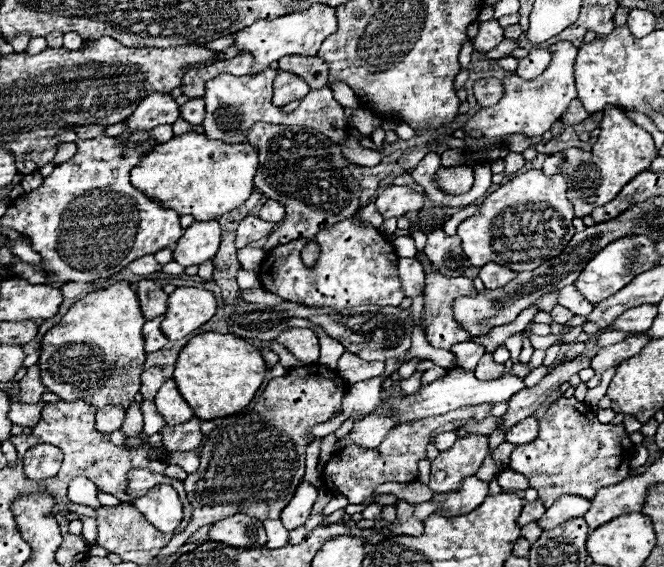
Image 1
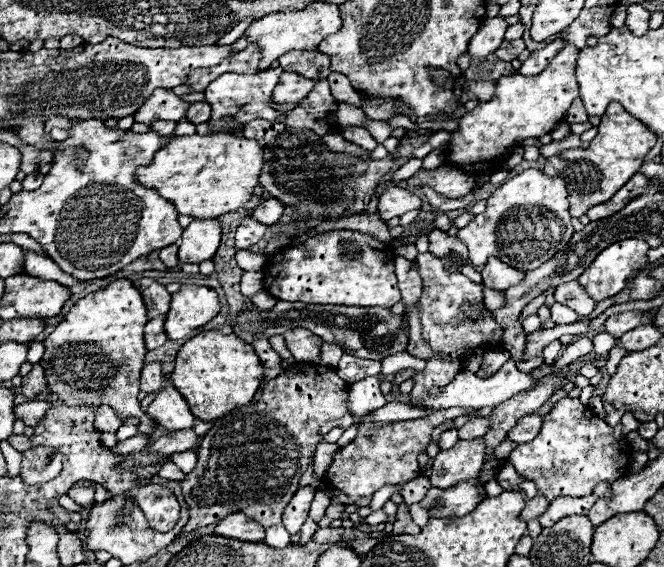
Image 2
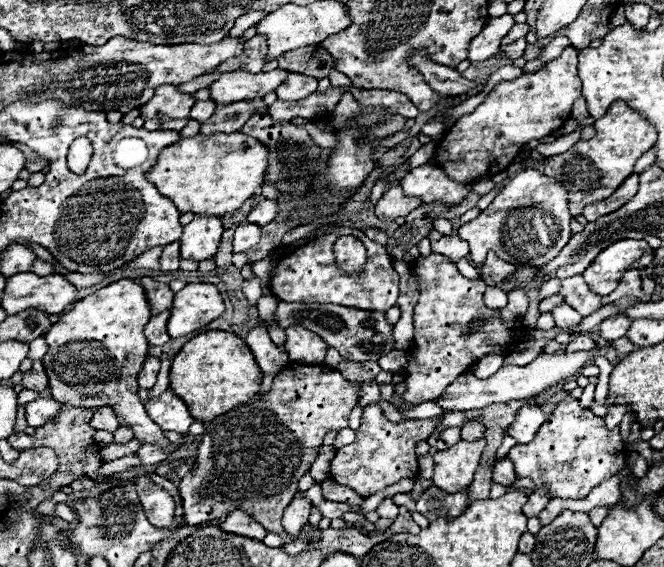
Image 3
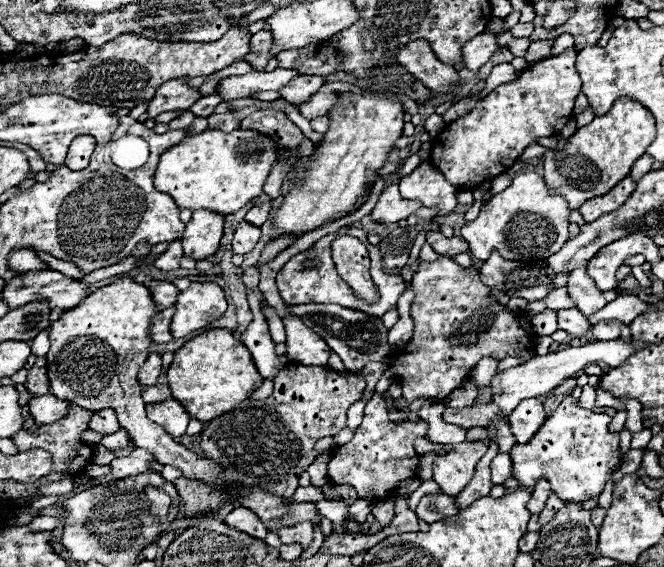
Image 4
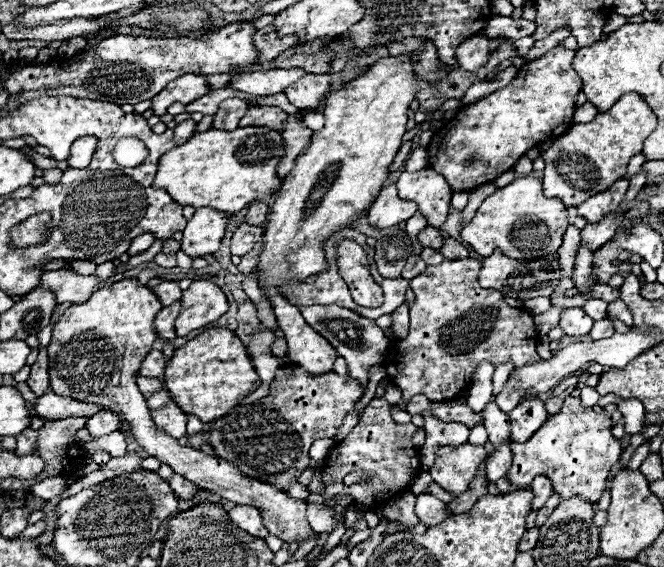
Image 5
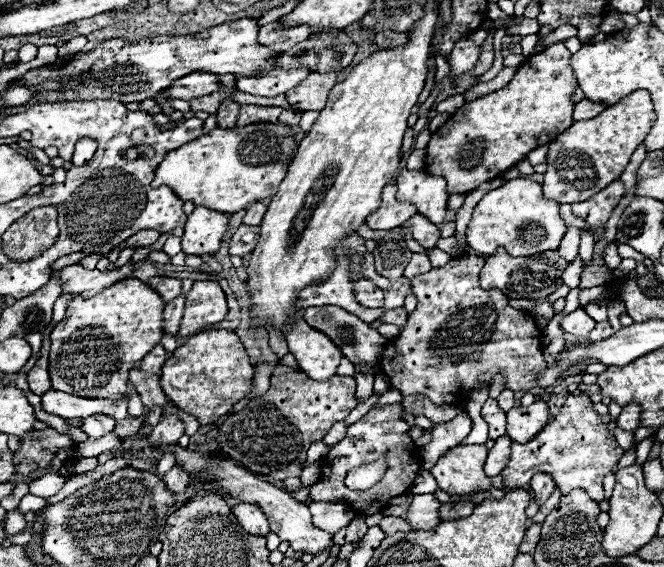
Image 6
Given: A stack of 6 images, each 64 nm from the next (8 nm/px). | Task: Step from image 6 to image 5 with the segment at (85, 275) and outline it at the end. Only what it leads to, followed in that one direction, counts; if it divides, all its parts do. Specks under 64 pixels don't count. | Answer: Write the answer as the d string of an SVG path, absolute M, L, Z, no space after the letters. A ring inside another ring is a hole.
M48 270L42 276L40 288L48 288L56 294L58 304L74 304L74 302L84 302L88 296L92 296L96 290L102 288L102 280L96 274L82 276L76 274L74 270Z

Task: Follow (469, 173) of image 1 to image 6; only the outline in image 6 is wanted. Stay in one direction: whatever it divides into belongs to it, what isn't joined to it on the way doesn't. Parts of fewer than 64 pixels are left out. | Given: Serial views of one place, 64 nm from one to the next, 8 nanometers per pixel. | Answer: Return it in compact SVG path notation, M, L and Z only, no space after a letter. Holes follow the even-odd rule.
M404 170L396 178L398 200L416 206L418 214L426 216L432 224L444 222L446 216L446 180L440 176L428 176L424 170Z

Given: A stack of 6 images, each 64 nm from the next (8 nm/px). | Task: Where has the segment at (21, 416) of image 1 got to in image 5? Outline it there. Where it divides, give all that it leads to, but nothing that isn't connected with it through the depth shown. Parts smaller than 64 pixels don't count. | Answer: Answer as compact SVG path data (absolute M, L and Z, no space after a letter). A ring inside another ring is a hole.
M48 392L36 400L36 416L62 420L68 416L92 416L100 410L106 410L98 404L86 404L80 400L74 400L70 396L58 396L54 392Z

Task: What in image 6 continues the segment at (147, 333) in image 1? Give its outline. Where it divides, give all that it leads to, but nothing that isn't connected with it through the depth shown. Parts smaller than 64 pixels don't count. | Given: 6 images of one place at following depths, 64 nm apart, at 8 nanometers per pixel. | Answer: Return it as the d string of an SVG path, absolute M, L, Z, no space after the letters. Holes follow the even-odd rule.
M184 294L166 304L166 308L164 308L164 332L166 334L178 334L180 320L184 316L184 306L186 306Z

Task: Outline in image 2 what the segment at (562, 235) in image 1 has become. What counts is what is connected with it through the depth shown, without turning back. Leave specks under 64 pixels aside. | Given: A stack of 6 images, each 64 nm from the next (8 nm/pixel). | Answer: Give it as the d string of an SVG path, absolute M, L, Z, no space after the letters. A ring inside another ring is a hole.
M530 168L530 170L524 170L522 174L506 180L488 198L486 210L480 216L474 216L474 220L468 226L464 226L462 230L458 230L456 236L468 246L468 256L474 266L484 266L488 256L496 256L502 262L506 262L508 266L514 266L518 270L534 270L568 244L568 240L574 234L570 220L572 220L572 216L568 212L568 190L566 190L564 180L560 180L558 176L554 176L554 178L546 176L544 172Z

